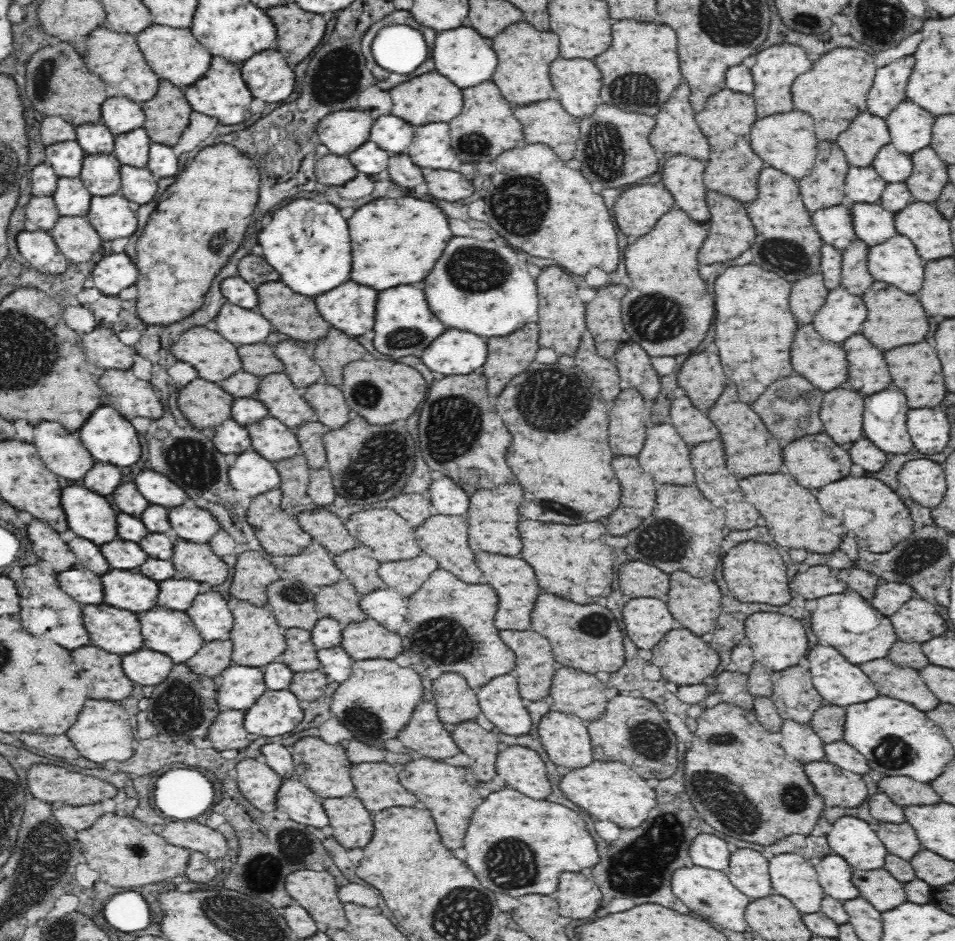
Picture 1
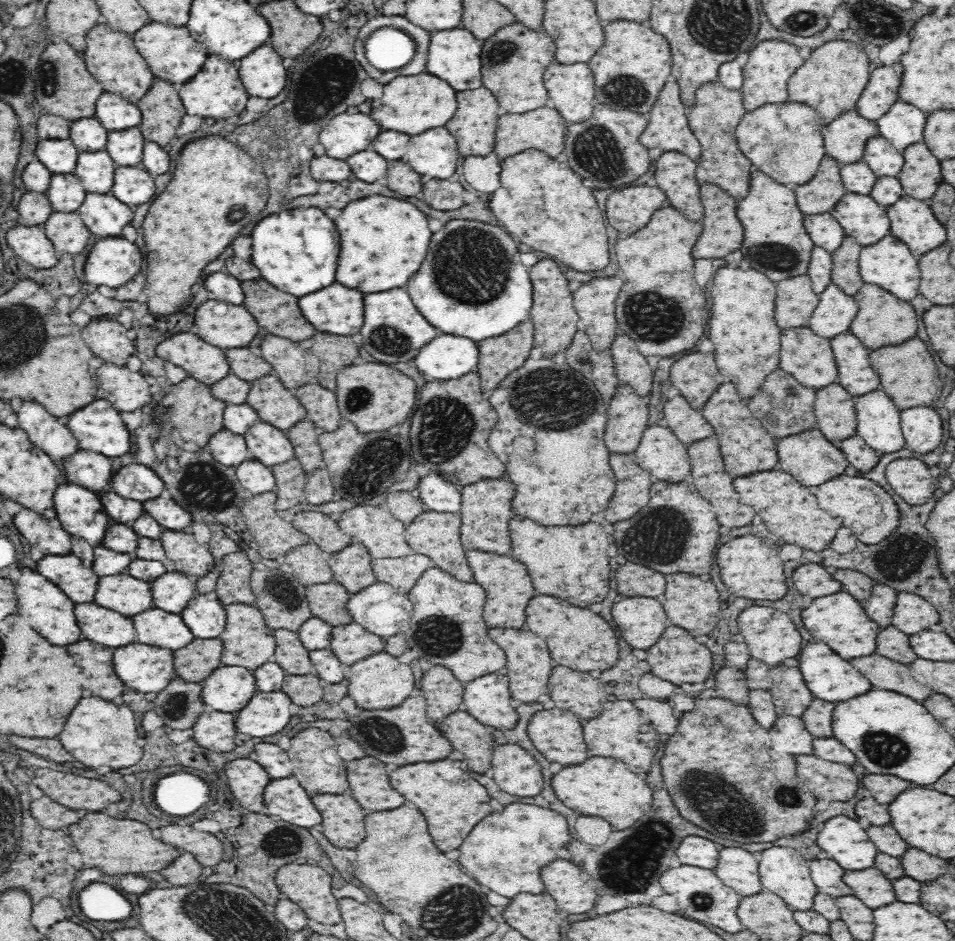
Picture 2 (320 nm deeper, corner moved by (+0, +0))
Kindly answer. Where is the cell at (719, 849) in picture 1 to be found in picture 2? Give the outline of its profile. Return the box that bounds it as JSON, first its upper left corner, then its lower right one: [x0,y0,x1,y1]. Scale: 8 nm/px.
[677,835,720,869]

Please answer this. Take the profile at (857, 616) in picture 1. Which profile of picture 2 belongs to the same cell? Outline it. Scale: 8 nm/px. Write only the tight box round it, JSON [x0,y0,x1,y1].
[802,590,882,660]

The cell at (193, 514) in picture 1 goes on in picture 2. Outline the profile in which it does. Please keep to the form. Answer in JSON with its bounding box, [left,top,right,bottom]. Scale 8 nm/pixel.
[146,497,194,531]

